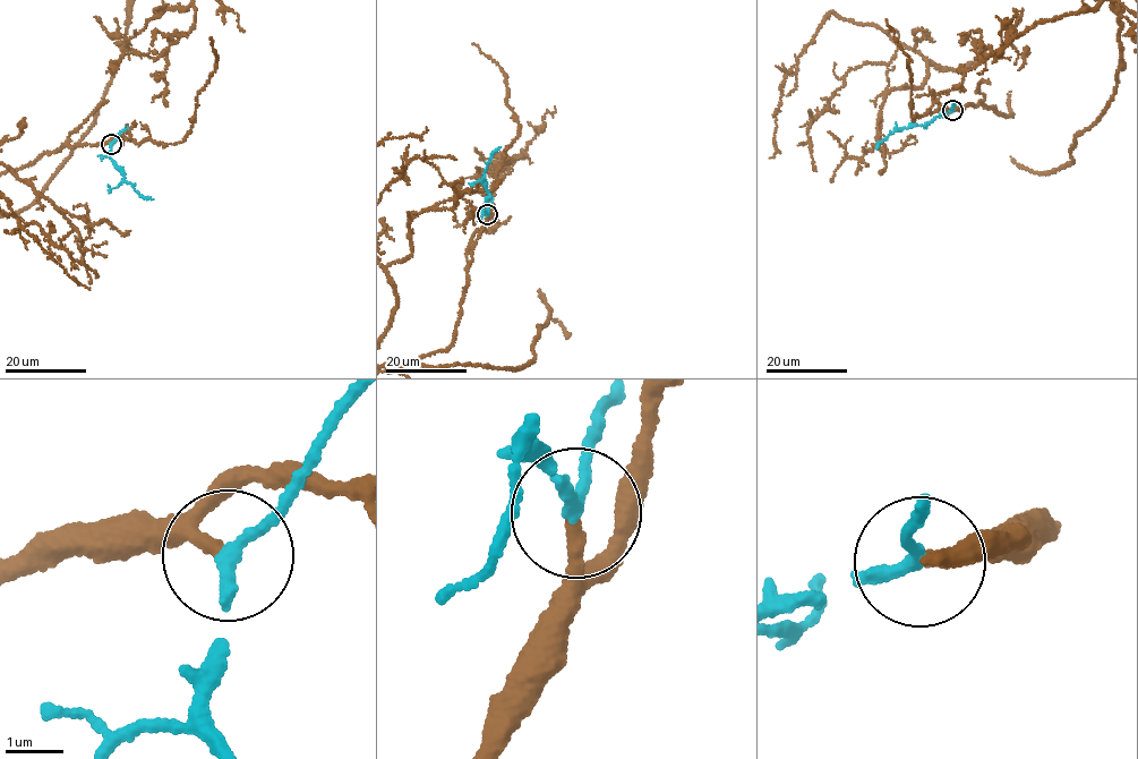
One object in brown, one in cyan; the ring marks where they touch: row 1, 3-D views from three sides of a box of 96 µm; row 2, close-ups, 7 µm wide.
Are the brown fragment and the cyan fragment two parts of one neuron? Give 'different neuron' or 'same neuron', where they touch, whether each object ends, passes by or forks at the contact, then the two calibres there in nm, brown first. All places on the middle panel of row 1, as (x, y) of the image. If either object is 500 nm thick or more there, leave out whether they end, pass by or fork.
same neuron; at (487, 214); brown ends there; cyan ends there; 240 nm thick on the brown side, 280 nm on the other

